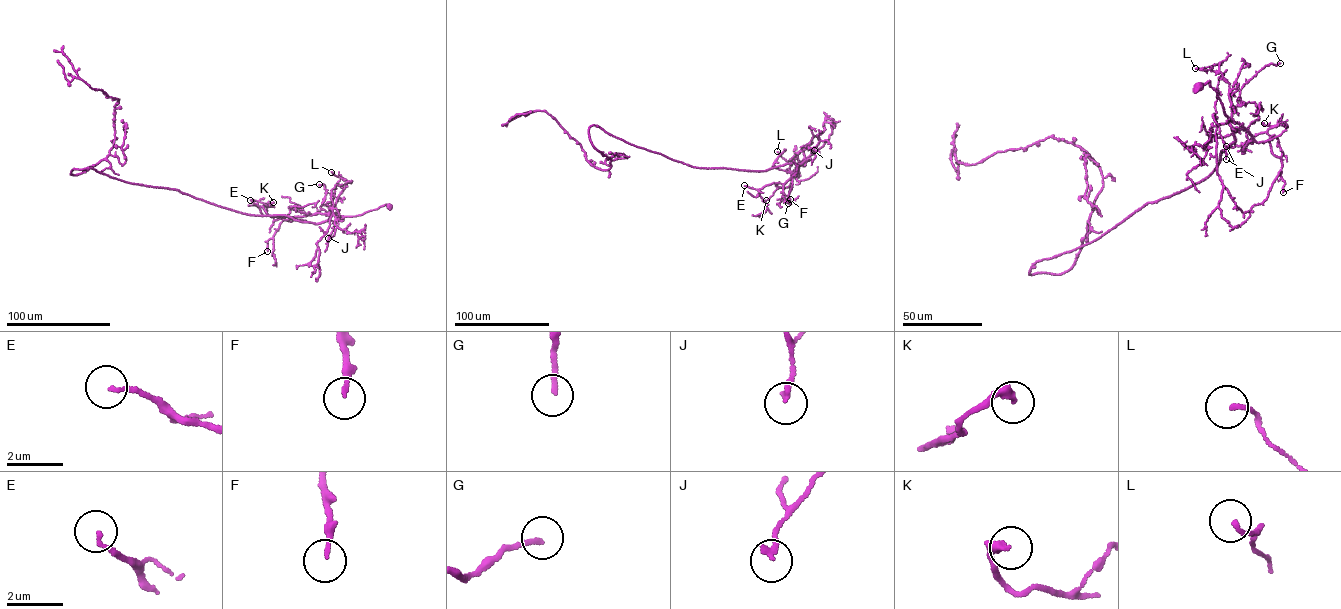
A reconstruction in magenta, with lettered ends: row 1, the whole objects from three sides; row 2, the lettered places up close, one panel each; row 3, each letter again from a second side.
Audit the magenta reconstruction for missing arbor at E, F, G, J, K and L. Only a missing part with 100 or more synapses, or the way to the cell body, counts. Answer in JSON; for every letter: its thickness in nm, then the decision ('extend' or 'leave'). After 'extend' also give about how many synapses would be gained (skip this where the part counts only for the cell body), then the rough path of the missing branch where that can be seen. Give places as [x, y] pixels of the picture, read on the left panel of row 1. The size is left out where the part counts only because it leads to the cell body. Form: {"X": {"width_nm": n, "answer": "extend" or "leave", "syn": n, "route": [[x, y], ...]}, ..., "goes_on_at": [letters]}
{"E": {"width_nm": 130, "answer": "leave"}, "F": {"width_nm": 150, "answer": "leave"}, "G": {"width_nm": 180, "answer": "leave"}, "J": {"width_nm": 220, "answer": "leave"}, "K": {"width_nm": 320, "answer": "leave"}, "L": {"width_nm": 140, "answer": "leave"}, "goes_on_at": []}

